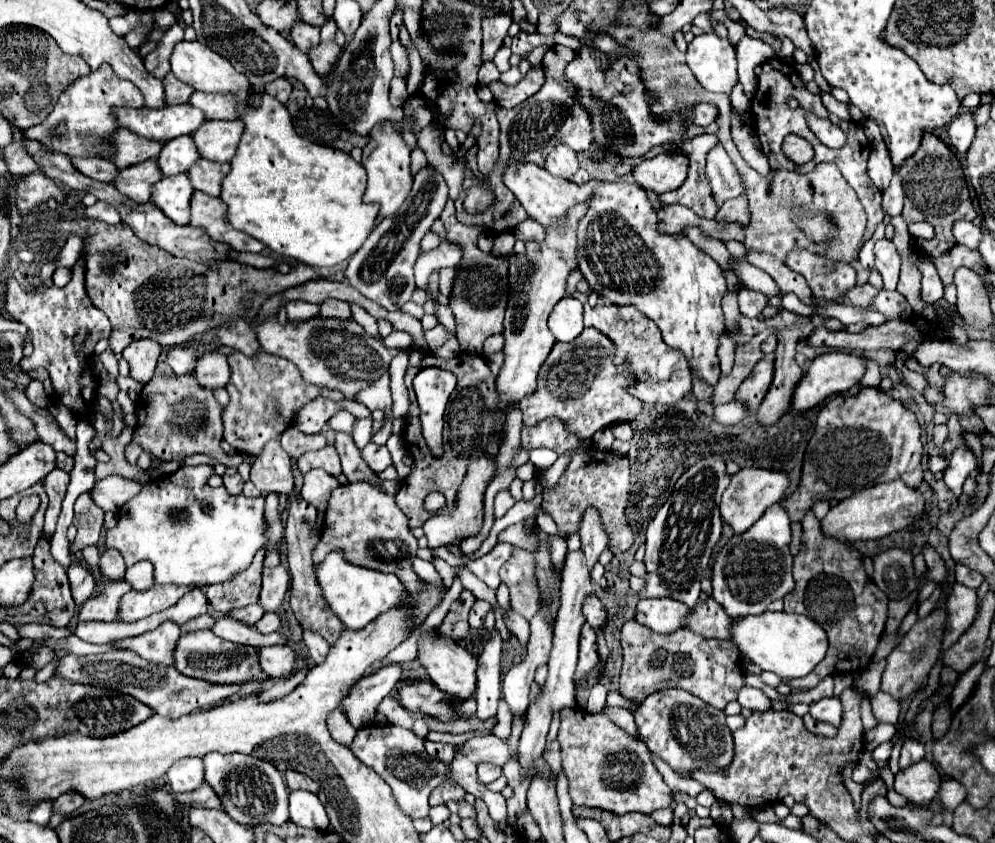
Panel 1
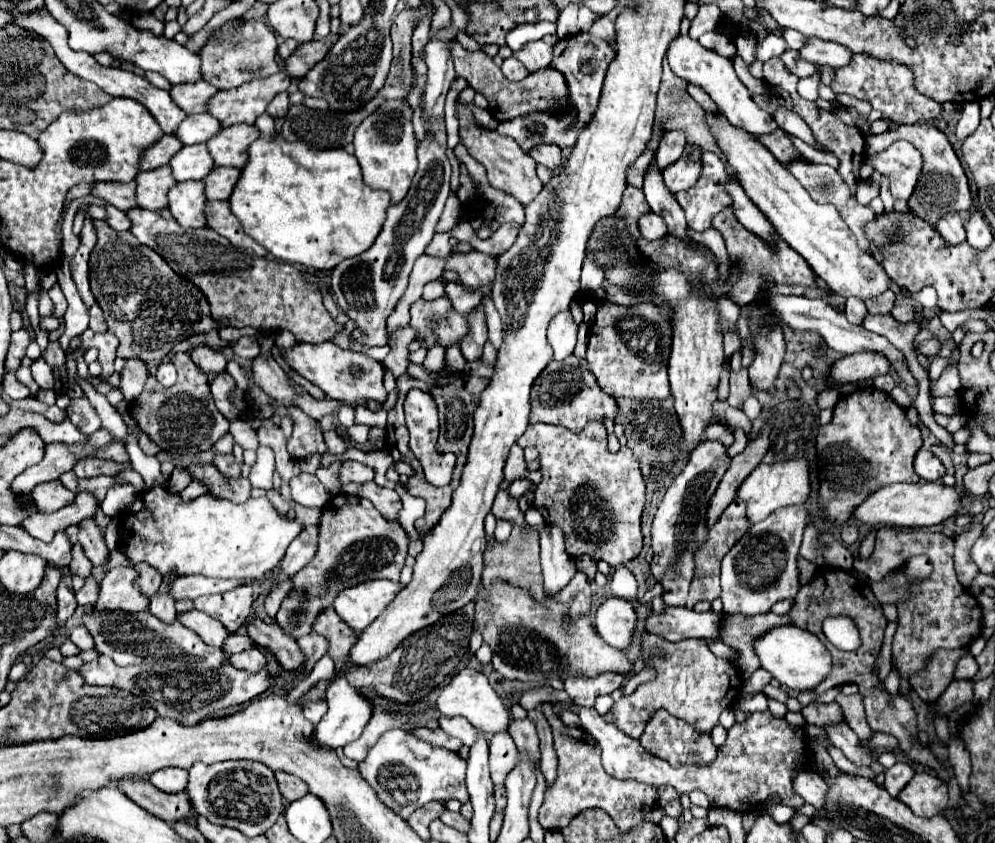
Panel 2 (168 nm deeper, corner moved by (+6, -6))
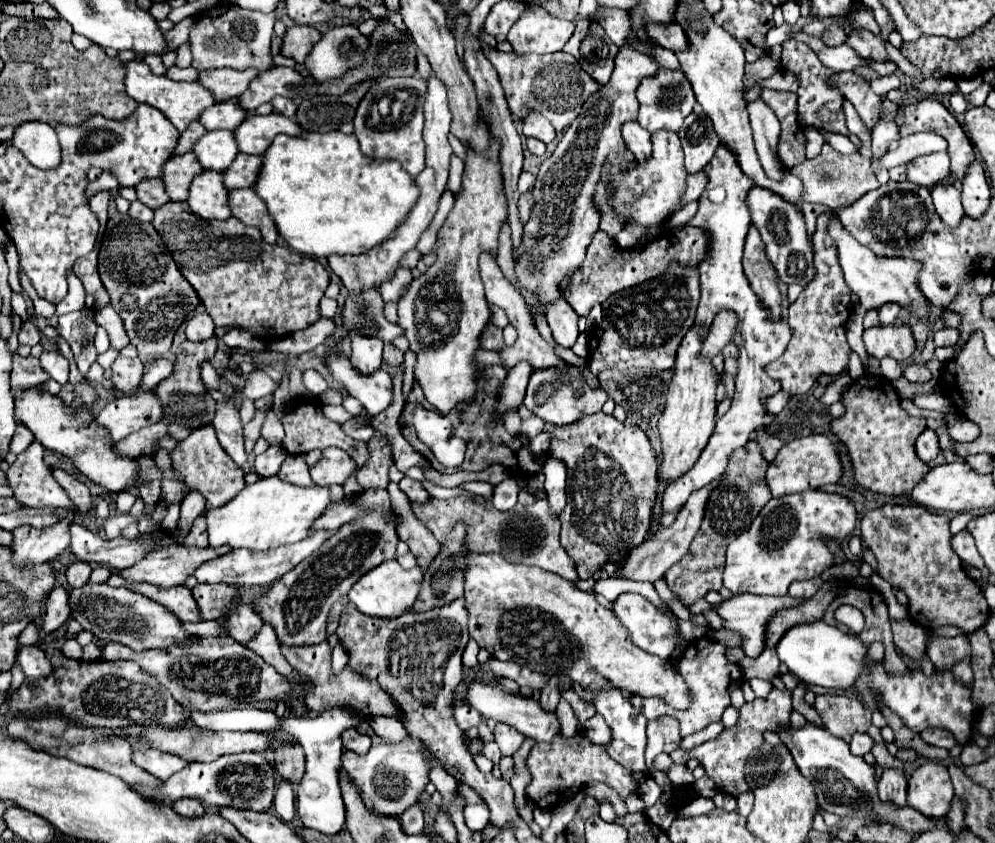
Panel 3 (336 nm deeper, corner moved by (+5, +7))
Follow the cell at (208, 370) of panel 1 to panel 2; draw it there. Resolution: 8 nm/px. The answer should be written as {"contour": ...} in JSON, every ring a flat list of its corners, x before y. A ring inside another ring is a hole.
{"contour":[[198,344,190,350,190,356,196,366,200,366,204,372,224,372,226,370,226,358,222,352,208,348,206,344]]}

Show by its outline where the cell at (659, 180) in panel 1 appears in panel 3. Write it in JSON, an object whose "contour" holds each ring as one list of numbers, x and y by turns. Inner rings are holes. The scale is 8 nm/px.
{"contour":[[693,111,683,127,679,129,679,139,685,151,685,171,699,173,713,157,719,147,719,139,715,137,711,119,701,111]]}

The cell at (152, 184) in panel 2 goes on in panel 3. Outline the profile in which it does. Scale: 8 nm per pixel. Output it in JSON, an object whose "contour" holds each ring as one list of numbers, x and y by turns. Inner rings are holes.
{"contour":[[191,153,169,157,163,165,163,175,161,175,165,193,169,195,169,199,185,201,187,185,191,183,191,177,195,177,195,173,201,173,201,171,203,171,203,167,199,165,199,161,195,161,195,155,191,155]]}

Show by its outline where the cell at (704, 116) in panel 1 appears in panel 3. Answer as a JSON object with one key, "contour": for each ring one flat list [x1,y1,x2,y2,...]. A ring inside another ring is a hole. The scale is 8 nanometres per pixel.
{"contour":[[655,131,651,137,653,155,647,165,637,165,627,173,611,177,613,185,613,207,625,217,625,221,637,221,643,225,655,225,665,221,673,209,679,205,679,199,685,189,685,169,683,169,683,149,677,133,673,131]]}

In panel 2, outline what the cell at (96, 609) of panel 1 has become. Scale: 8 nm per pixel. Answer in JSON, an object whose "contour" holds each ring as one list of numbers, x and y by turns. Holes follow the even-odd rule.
{"contour":[[114,568,100,582,100,598,94,610,124,610,142,612,148,610,148,596,134,586,138,572,134,568]]}

